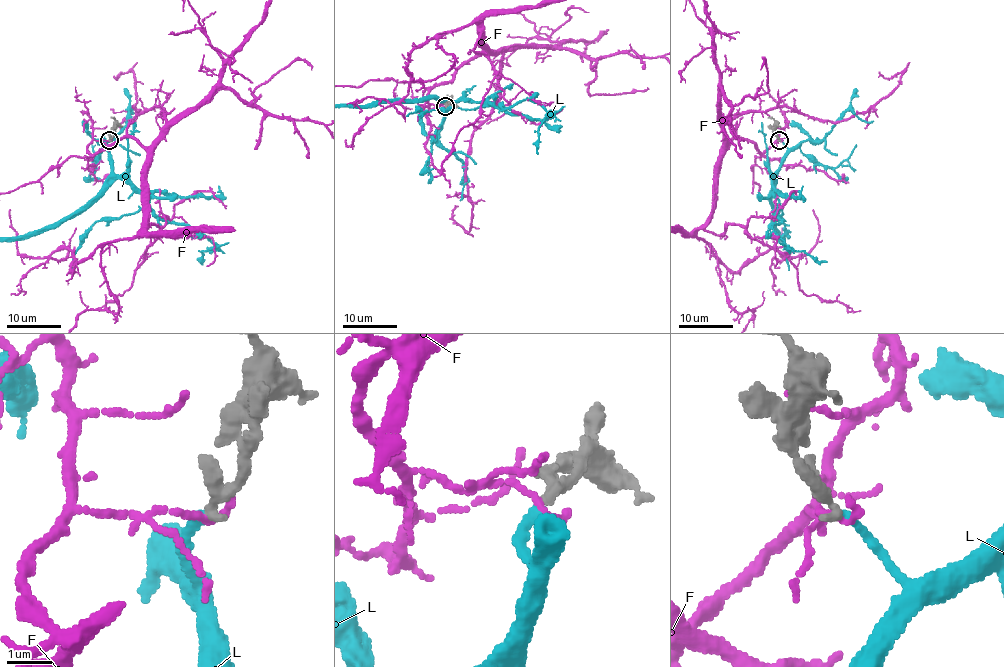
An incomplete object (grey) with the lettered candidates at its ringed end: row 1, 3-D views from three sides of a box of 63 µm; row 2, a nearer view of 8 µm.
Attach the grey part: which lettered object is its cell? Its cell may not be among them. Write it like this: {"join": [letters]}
{"join": ["L"]}

